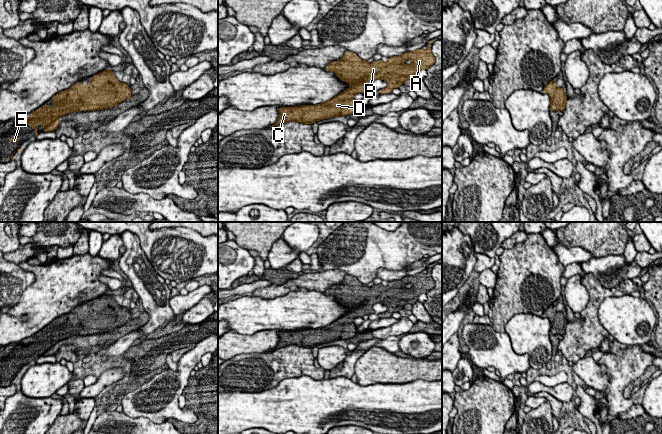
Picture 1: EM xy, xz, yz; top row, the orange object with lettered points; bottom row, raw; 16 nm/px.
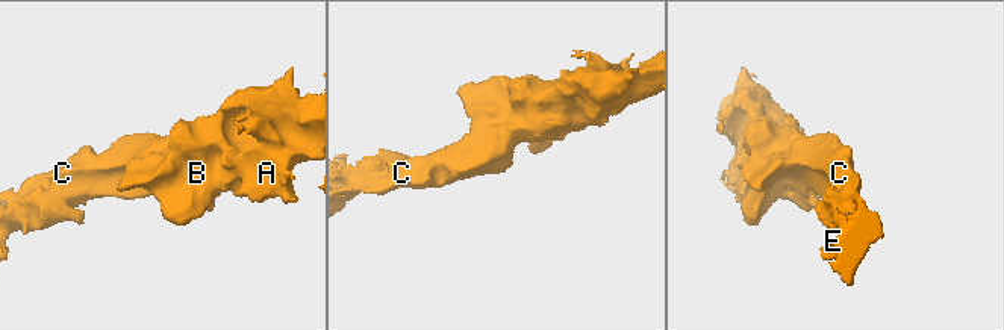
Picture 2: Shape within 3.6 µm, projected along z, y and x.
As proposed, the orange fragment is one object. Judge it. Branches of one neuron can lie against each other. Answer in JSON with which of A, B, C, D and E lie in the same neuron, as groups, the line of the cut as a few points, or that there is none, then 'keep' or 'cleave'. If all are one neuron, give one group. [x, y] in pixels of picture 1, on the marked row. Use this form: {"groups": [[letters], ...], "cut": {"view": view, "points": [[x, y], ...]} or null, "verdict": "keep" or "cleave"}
{"groups": [["A", "B", "C", "D", "E"]], "cut": null, "verdict": "keep"}

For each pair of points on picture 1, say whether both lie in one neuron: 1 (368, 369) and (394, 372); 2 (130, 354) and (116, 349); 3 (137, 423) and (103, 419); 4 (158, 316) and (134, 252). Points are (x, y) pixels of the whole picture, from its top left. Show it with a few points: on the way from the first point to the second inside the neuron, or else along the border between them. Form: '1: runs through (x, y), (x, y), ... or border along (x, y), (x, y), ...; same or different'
1: runs through (374, 369), (388, 369); same
2: border along (131, 345), (123, 353); different
3: runs through (129, 423), (111, 420); same
4: runs through (153, 300), (136, 276), (133, 268); same

